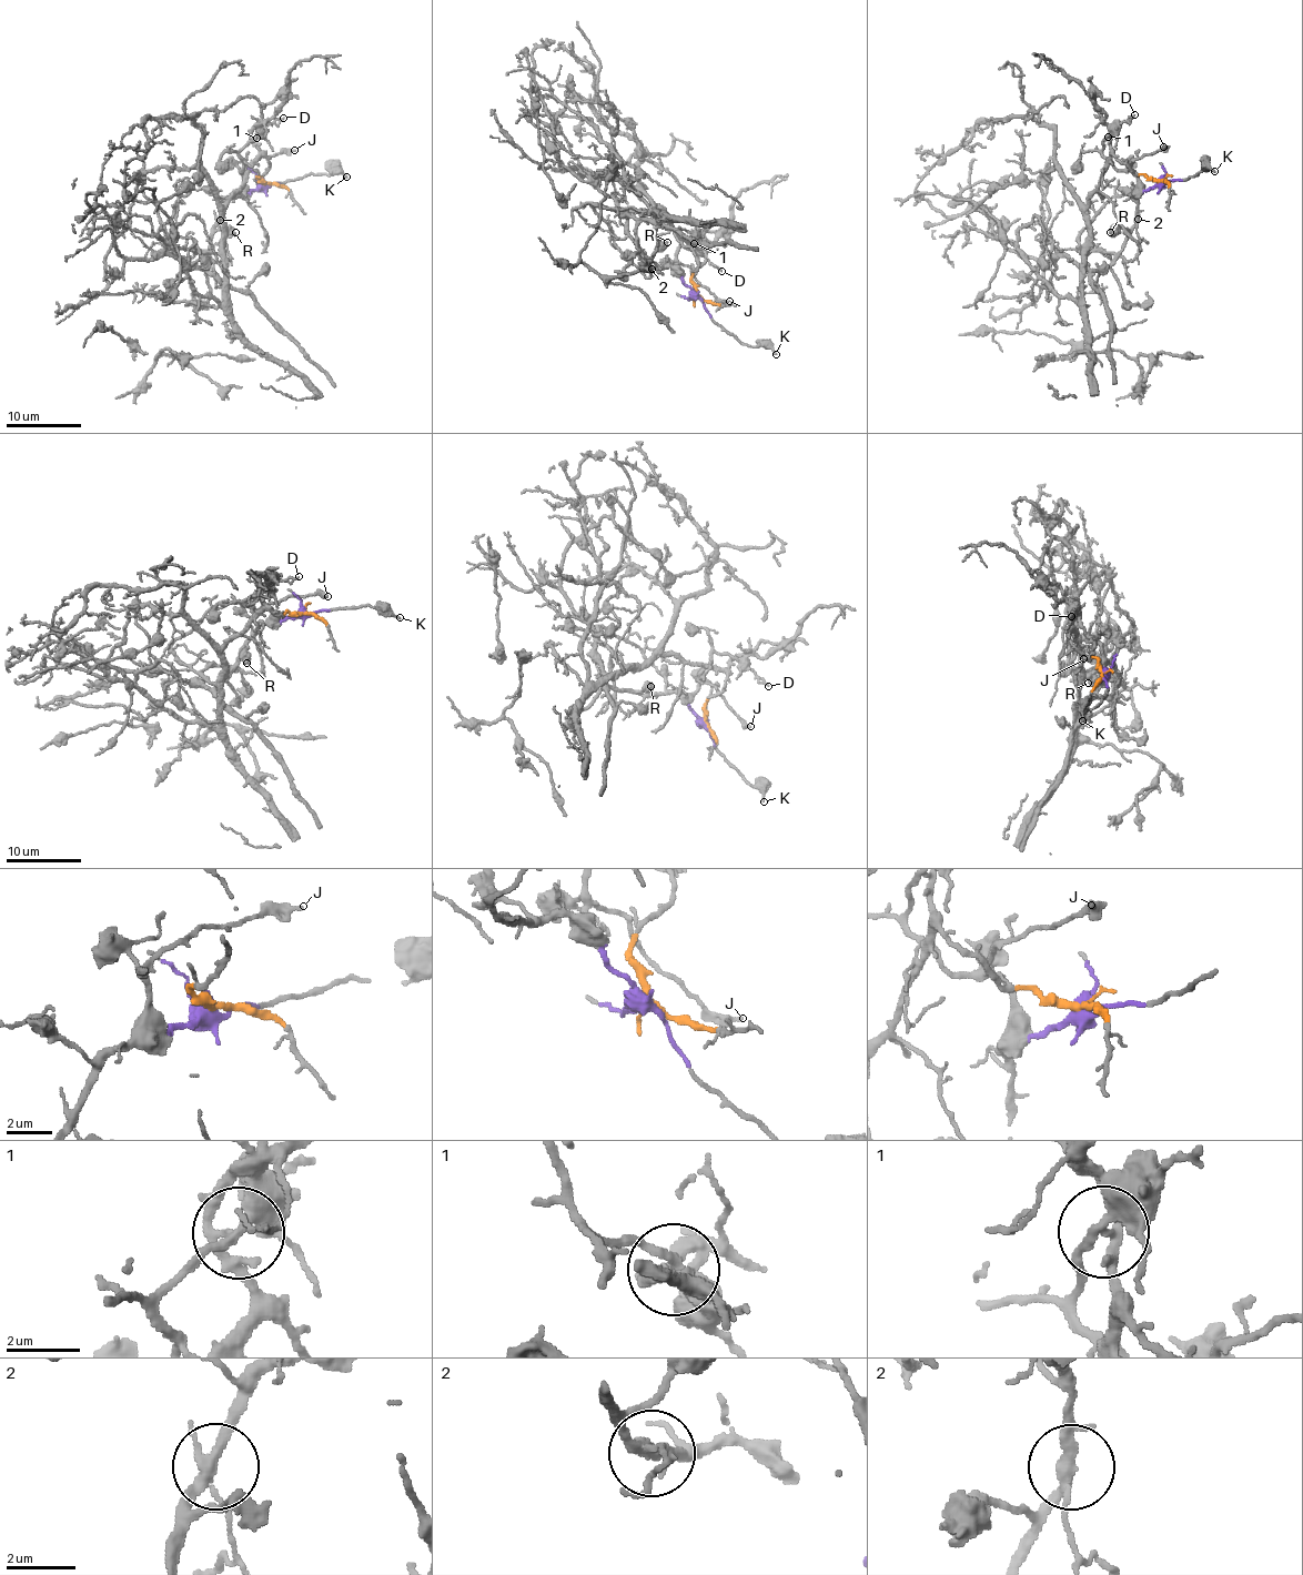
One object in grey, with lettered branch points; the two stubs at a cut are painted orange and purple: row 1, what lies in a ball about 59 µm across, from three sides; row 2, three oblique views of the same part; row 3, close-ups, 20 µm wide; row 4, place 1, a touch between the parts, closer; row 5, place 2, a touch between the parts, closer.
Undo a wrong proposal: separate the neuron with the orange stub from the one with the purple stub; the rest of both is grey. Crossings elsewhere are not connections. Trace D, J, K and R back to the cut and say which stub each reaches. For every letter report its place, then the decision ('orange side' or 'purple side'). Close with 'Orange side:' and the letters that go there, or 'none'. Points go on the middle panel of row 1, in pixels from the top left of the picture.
D: place (721, 271); purple side
J: place (729, 301); purple side
K: place (776, 354); purple side
R: place (667, 242); purple side
Orange side: none

